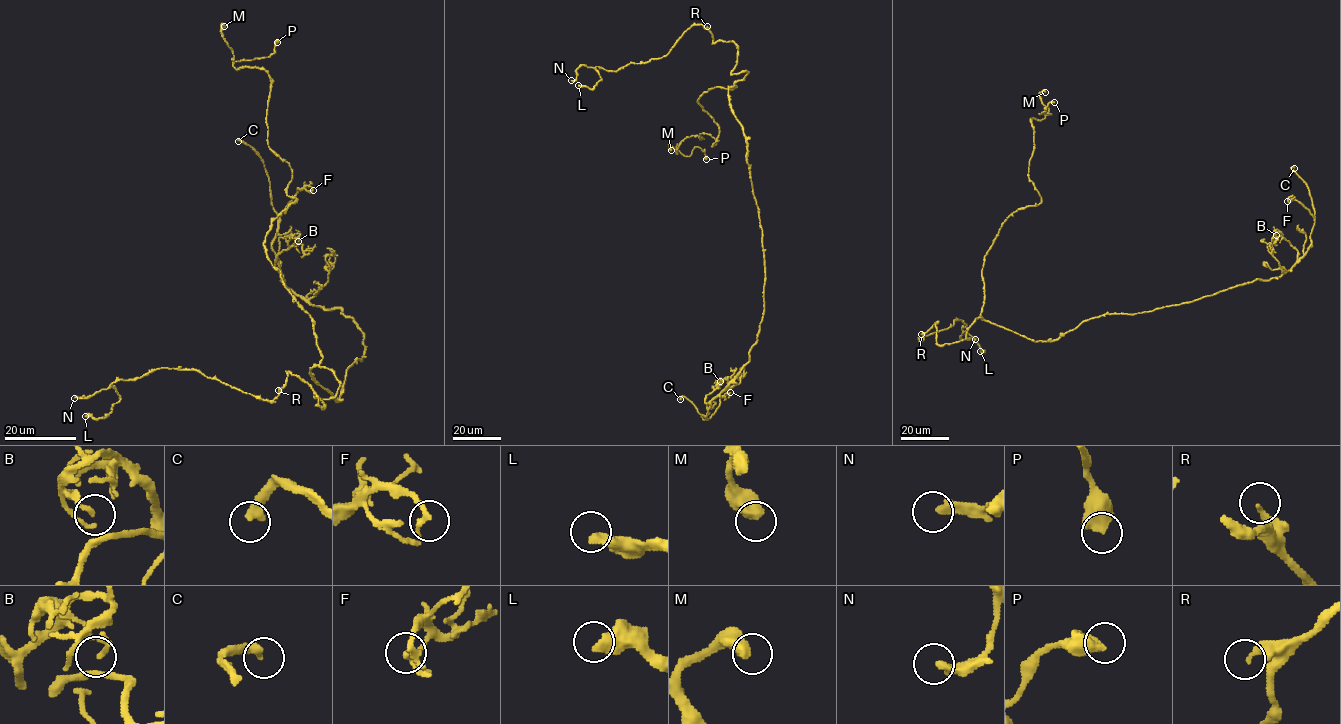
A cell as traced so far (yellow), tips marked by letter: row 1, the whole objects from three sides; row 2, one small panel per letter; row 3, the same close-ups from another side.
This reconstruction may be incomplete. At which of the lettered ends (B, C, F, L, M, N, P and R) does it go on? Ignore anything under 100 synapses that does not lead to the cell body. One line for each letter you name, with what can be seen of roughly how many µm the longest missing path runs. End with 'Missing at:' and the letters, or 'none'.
C: 3 µm
Missing at: C

